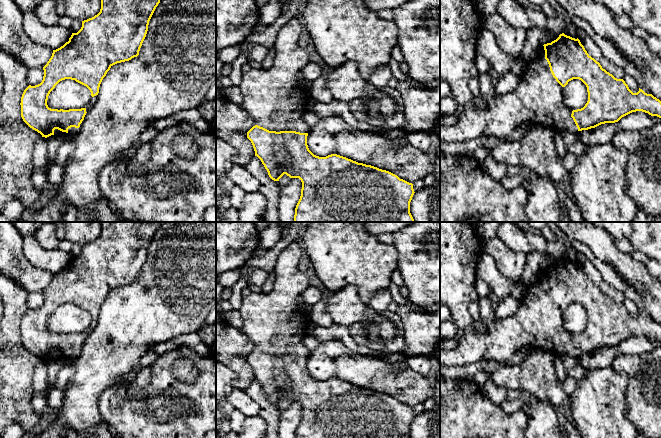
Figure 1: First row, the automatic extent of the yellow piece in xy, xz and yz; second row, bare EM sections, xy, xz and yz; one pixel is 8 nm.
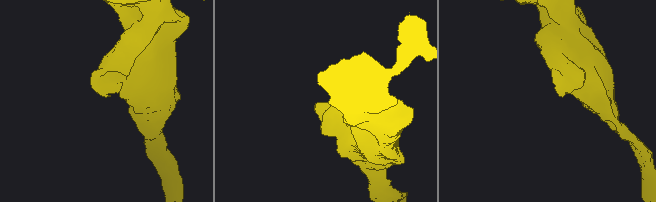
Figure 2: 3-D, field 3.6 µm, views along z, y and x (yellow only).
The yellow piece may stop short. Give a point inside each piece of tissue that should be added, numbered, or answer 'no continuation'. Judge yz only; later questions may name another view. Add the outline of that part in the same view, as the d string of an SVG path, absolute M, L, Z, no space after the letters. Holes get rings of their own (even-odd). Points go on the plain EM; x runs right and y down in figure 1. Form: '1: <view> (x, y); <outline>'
1: yz (538, 323); M538 281L526 287L517 312L502 319L493 318L490 325L475 326L459 336L459 346L455 349L440 349L440 366L458 367L479 360L498 361L509 364L520 347L529 350L543 350L557 358L578 357L578 352L571 341L572 335L563 324L564 311L553 301L547 284Z

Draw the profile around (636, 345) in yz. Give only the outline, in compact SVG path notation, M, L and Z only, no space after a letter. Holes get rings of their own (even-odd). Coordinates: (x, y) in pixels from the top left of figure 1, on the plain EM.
M636 335L622 341L618 346L605 347L595 352L579 355L578 365L580 369L608 367L620 354L641 355L655 348L661 348L661 342Z

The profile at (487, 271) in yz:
M486 252L481 253L477 264L477 277L485 281L491 292L495 294L498 301L503 300L510 295L512 288L522 281L513 282L504 277L493 260L493 258Z

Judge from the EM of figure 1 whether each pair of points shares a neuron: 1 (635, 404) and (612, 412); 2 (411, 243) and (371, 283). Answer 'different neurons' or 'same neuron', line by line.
1: different neurons
2: different neurons

